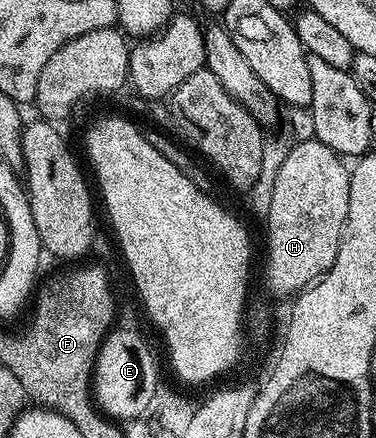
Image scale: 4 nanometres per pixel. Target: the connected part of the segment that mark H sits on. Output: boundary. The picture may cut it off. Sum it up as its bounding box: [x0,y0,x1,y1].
[265,138,351,298]

